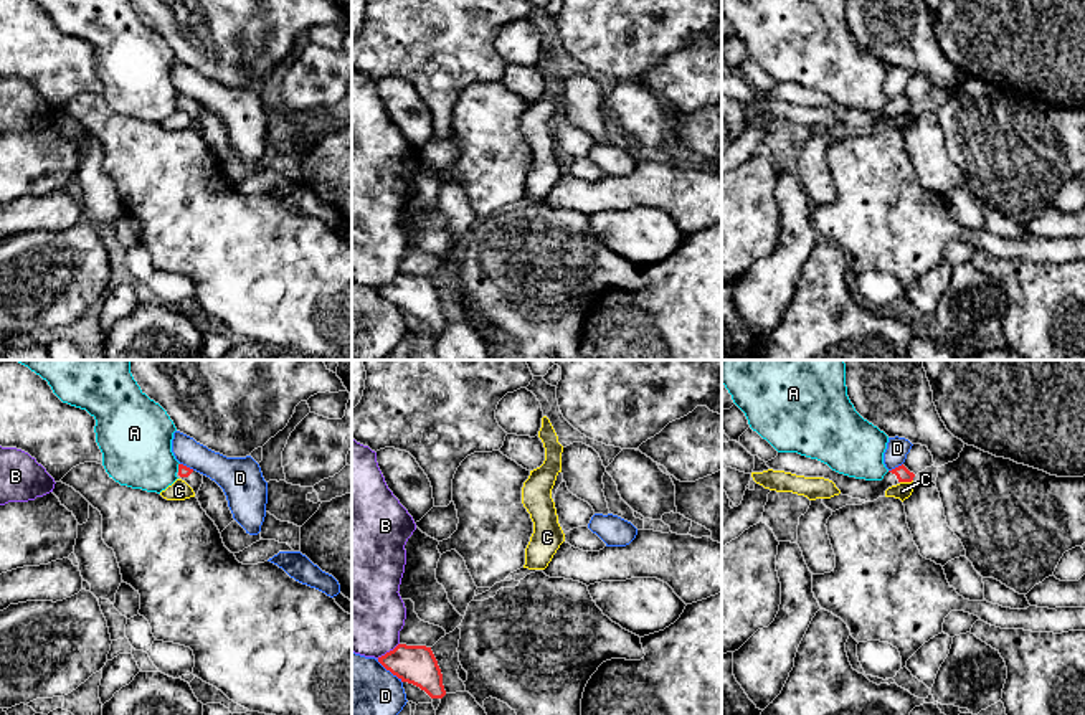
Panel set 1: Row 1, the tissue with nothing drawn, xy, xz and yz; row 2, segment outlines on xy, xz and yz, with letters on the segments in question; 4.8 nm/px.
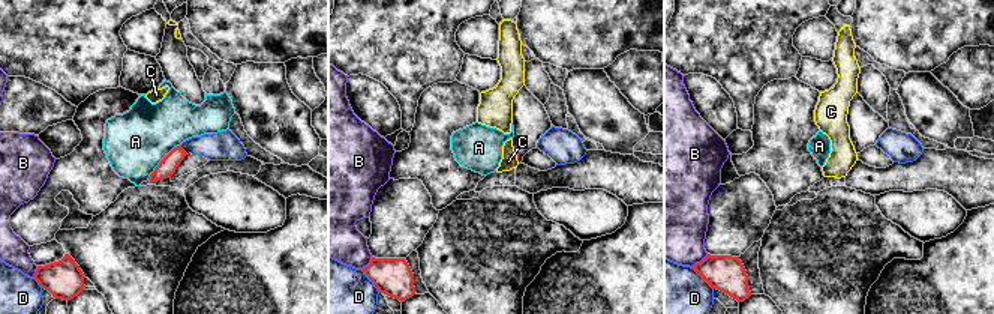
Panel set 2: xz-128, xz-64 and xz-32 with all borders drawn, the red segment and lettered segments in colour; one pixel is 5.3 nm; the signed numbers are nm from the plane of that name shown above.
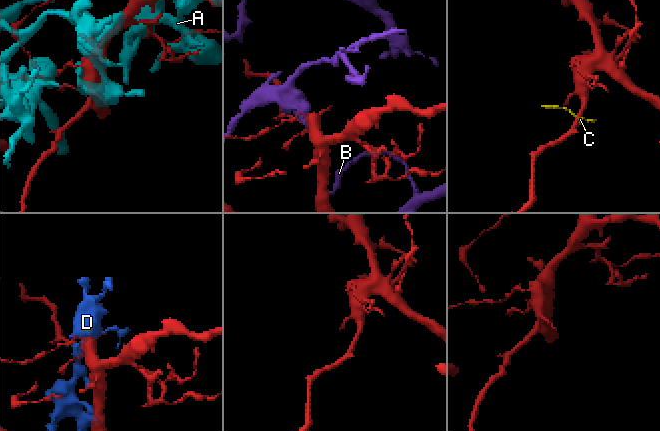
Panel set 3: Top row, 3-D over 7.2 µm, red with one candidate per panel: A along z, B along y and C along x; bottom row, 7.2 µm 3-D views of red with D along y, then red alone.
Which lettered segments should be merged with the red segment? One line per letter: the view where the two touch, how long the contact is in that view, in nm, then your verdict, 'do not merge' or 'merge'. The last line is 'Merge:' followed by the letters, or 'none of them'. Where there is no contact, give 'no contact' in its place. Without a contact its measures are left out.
A: meets red in xy; contact 50 nm long; do not merge
B: meets red in xz; contact 130 nm long; do not merge
C: meets red in yz; contact 70 nm long; do not merge
D: meets red in xz; contact 170 nm long; do not merge
Merge: none of them

